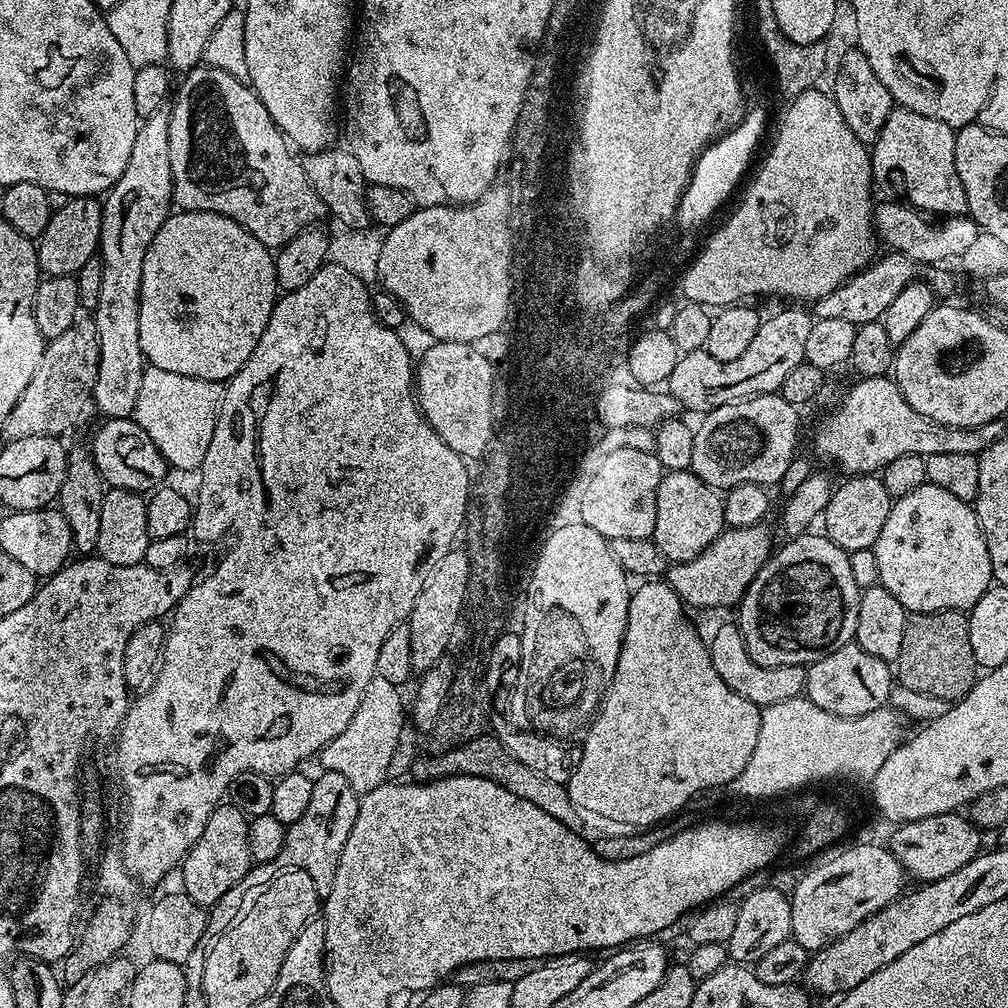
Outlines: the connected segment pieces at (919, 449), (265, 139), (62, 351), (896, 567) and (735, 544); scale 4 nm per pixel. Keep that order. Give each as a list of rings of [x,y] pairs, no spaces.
[[[866,376],[840,400],[829,416],[820,420],[812,436],[812,448],[820,460],[837,464],[844,474],[876,474],[894,458],[929,457],[934,454],[970,454],[979,457],[998,438],[1006,434],[1003,419],[973,428],[946,426],[918,414],[902,394],[895,379],[888,376]]]
[[[209,66],[192,68],[188,72],[183,73],[181,80],[184,81],[181,84],[179,81],[178,87],[174,92],[174,99],[170,104],[170,111],[168,112],[168,117],[170,118],[172,198],[177,209],[185,212],[213,212],[219,216],[230,218],[234,222],[238,222],[238,226],[242,226],[250,234],[254,234],[254,238],[258,238],[258,242],[262,242],[269,250],[283,248],[285,244],[289,244],[303,229],[319,225],[321,223],[320,219],[325,219],[328,216],[327,206],[322,202],[322,198],[318,198],[318,194],[314,194],[314,186],[310,186],[310,178],[306,178],[303,163],[299,159],[295,160],[292,157],[293,149],[286,143],[284,133],[276,127],[276,123],[270,118],[270,114],[266,110],[266,106],[256,97],[256,92],[252,87],[245,82],[239,81],[238,78],[232,77],[225,70]]]
[[[76,319],[70,330],[45,343],[42,362],[38,362],[38,370],[34,370],[30,386],[22,390],[22,398],[18,398],[14,410],[10,410],[10,418],[6,418],[2,426],[5,441],[30,436],[59,437],[60,432],[74,427],[84,407],[89,407],[94,382],[98,378],[100,347],[95,319],[84,319]]]
[[[930,483],[893,499],[890,518],[878,534],[875,549],[879,583],[912,614],[970,610],[994,584],[975,507]]]
[[[761,522],[745,528],[725,527],[705,552],[686,564],[672,564],[666,579],[685,605],[696,608],[728,608],[739,605],[748,587],[774,552],[772,532]]]

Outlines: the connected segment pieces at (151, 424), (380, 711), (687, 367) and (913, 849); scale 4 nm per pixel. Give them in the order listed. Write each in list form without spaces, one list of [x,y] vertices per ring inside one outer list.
[[[145,367],[142,386],[138,386],[138,402],[134,419],[150,434],[150,442],[158,446],[162,458],[173,469],[195,473],[206,450],[210,438],[214,438],[216,416],[220,412],[222,388],[215,380],[190,378],[186,374],[170,374],[170,370]]]
[[[376,675],[366,686],[362,702],[358,702],[358,710],[354,710],[354,718],[350,718],[346,730],[342,730],[342,734],[318,754],[324,771],[342,774],[357,794],[374,790],[387,781],[390,758],[406,723],[406,700],[400,697],[400,692],[397,684]]]
[[[784,306],[781,312],[772,317],[761,319],[758,334],[746,346],[746,350],[731,362],[718,362],[704,348],[686,352],[676,357],[674,370],[666,381],[666,390],[681,409],[703,414],[714,411],[718,406],[737,404],[751,396],[770,396],[779,393],[782,382],[794,366],[805,363],[806,337],[810,335],[810,326],[814,316],[811,311],[803,312],[800,306]]]
[[[959,811],[938,814],[930,818],[918,818],[893,829],[892,837],[886,840],[886,847],[903,866],[905,873],[911,879],[913,876],[916,882],[946,878],[946,874],[954,874],[954,870],[962,870],[966,862],[979,856],[982,851],[981,829],[975,828],[969,822],[967,815]]]

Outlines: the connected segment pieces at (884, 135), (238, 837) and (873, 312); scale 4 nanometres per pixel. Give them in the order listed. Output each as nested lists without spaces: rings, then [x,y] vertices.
[[[893,107],[878,138],[871,145],[872,178],[877,189],[892,188],[901,192],[911,207],[924,214],[937,212],[937,217],[963,216],[968,211],[966,190],[958,178],[954,146],[956,132],[938,118],[914,114],[909,108]]]
[[[221,802],[210,814],[210,822],[206,822],[206,830],[194,842],[194,846],[185,854],[179,865],[182,890],[194,902],[205,906],[213,906],[231,888],[236,888],[244,880],[244,875],[254,868],[254,861],[250,854],[250,834],[248,833],[249,817],[242,814],[230,802]]]
[[[889,251],[888,256],[873,259],[868,267],[860,272],[855,272],[842,286],[838,286],[826,298],[815,301],[815,319],[822,318],[846,318],[846,322],[854,325],[869,324],[880,320],[884,315],[886,306],[906,290],[908,284],[915,284],[921,279],[921,265],[902,255],[900,252]]]

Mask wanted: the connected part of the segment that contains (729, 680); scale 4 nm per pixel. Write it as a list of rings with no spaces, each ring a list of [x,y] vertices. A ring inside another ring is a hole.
[[[735,623],[720,624],[707,641],[710,662],[714,662],[714,670],[718,670],[718,678],[734,690],[734,694],[742,694],[746,702],[754,702],[760,709],[769,708],[778,702],[790,702],[790,698],[804,696],[808,687],[808,669],[798,666],[758,666],[754,658],[746,650],[746,642],[742,638],[739,627]]]

